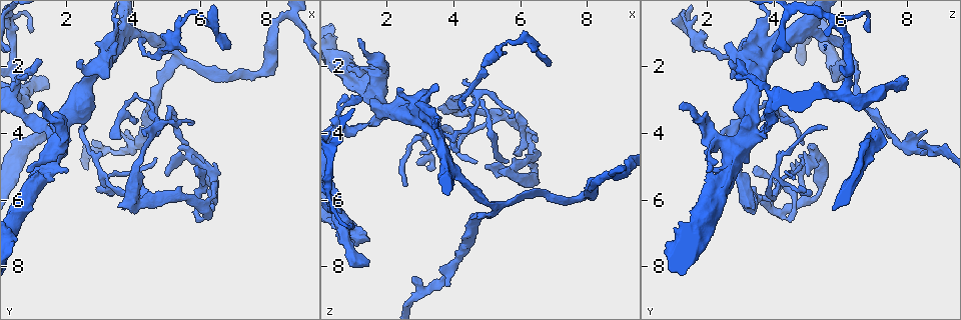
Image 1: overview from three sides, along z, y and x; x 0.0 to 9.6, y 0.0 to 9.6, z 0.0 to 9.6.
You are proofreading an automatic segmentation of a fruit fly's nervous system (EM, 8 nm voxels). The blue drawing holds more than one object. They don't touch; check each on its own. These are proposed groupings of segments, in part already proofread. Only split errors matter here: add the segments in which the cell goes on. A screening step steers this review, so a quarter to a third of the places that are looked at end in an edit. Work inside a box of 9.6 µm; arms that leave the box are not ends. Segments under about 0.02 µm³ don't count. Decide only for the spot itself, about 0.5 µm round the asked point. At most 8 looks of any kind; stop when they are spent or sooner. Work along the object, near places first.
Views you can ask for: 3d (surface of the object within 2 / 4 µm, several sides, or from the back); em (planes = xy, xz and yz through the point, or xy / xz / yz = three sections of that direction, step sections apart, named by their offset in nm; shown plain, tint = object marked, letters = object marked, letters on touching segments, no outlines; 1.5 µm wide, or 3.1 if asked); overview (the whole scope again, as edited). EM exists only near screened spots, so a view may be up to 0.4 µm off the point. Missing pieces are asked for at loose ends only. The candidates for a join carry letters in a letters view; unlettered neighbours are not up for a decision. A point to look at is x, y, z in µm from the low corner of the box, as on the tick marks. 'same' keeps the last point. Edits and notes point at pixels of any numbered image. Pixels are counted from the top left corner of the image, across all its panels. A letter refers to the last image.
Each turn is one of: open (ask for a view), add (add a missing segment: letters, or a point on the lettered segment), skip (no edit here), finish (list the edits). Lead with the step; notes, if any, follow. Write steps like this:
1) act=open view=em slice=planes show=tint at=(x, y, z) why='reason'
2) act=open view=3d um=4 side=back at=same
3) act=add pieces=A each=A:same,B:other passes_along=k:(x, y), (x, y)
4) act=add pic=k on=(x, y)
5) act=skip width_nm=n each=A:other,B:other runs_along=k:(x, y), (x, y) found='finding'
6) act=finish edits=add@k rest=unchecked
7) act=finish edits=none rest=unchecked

act=open view=3d um=2 side=back at=(2.05, 5.20, 2.20) why='an open end'

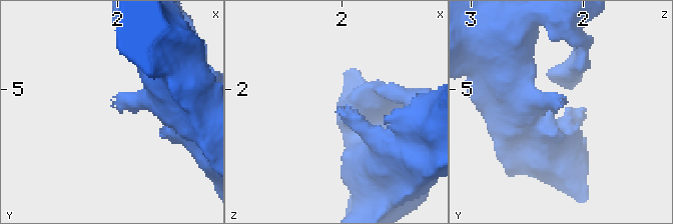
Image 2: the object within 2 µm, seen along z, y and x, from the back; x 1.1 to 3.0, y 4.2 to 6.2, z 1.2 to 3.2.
act=open view=em slice=planes show=letters at=(2.04, 5.16, 2.18)

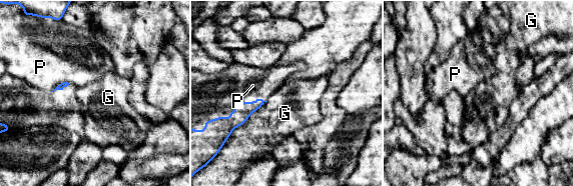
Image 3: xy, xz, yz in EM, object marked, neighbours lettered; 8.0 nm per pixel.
act=skip each=G:other,P:other found='no lettered segment goes on from it'

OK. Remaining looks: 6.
act=open view=em slice=yz step=8 show=letters at=(2.60, 3.80, 5.55) why='branch stops here'

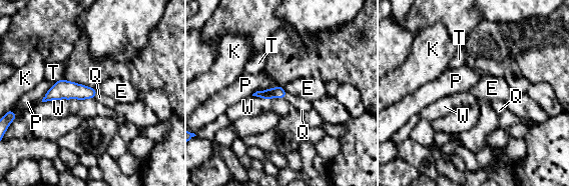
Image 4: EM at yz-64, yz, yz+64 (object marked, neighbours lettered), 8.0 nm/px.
act=open view=em slice=planes show=letters at=same

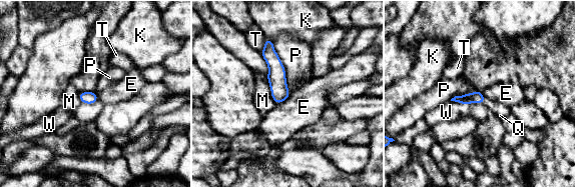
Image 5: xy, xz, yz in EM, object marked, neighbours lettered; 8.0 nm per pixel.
act=add pieces=Q each=E:other,K:other,M:other,P:other,Q:same,T:other,W:other passes_along=5:(477, 97), (484, 100), (501, 110) found='it goes on there'

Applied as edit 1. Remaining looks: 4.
act=open view=em slice=planes show=letters at=(5.60, 4.35, 4.85) why='an open end'

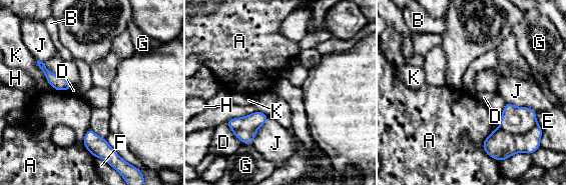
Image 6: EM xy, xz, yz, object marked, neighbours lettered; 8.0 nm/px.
act=skip each=A:other,B:other,D:other,E:other,F:other,G:other,H:other,J:other,K:other border=6:(88, 128), (83, 145), (92, 154) found='none of them fits'

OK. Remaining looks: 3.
act=finish edits=add@5 rest=unchecked

